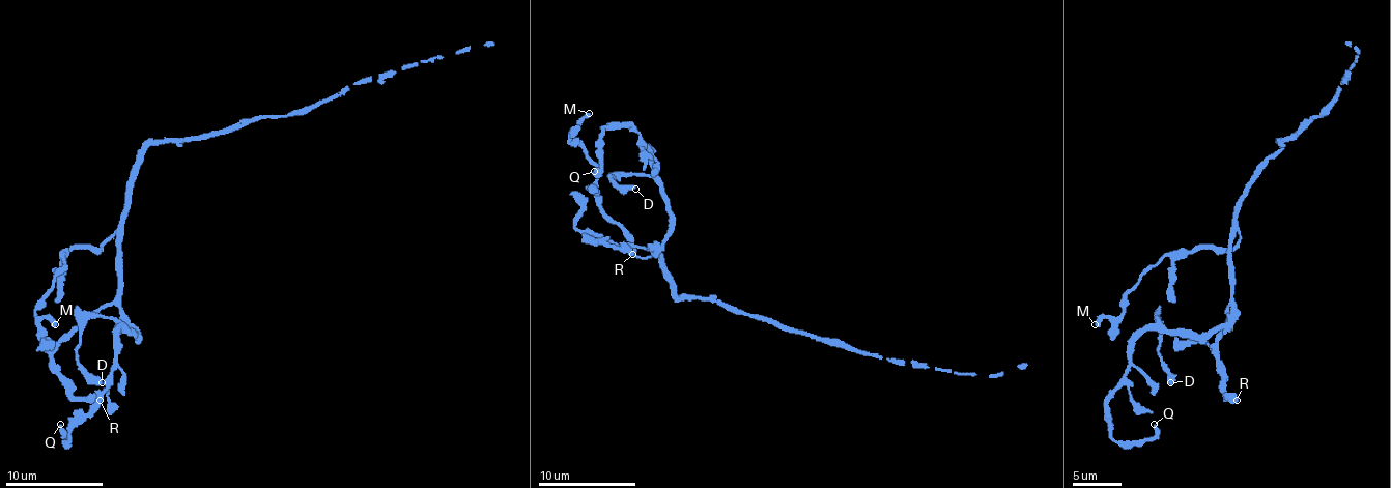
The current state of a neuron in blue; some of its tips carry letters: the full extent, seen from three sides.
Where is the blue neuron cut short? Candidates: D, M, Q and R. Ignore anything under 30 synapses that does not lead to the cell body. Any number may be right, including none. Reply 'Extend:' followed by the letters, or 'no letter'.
Extend: no letter

